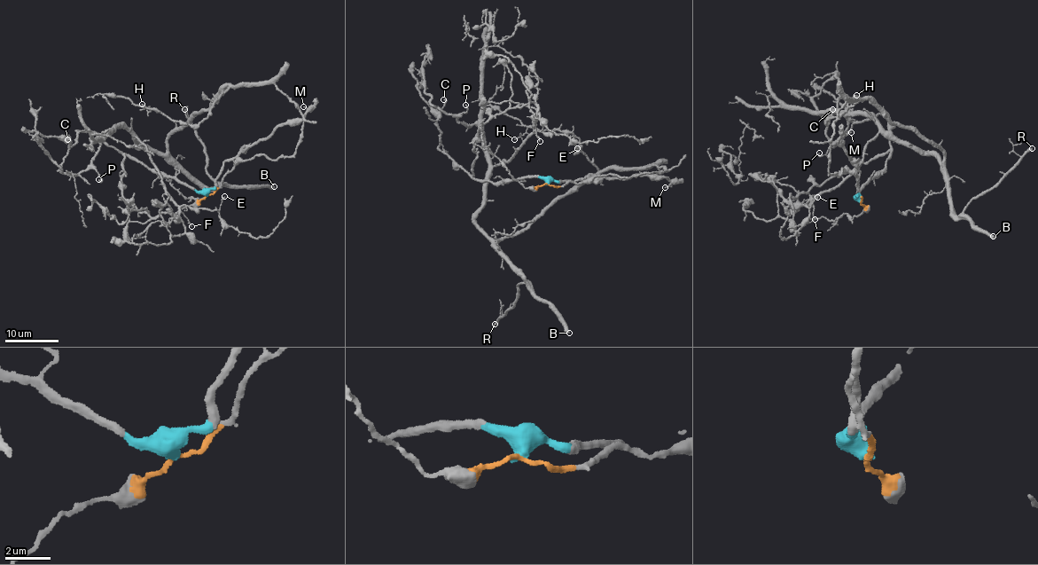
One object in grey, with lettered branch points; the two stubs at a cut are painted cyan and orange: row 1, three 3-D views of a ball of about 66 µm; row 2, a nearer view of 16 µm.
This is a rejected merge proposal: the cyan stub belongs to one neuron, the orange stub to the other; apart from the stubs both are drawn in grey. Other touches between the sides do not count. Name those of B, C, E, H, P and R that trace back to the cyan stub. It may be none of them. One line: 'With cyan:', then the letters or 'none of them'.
With cyan: C

